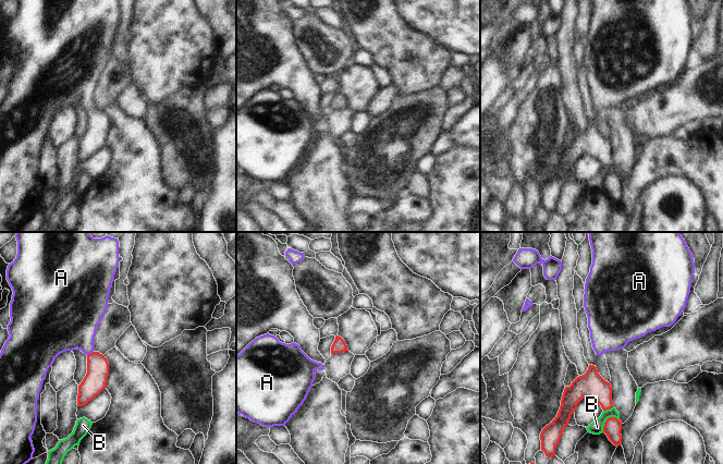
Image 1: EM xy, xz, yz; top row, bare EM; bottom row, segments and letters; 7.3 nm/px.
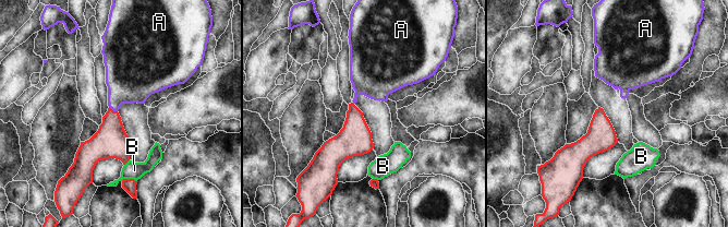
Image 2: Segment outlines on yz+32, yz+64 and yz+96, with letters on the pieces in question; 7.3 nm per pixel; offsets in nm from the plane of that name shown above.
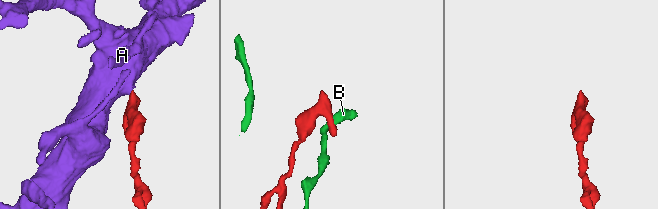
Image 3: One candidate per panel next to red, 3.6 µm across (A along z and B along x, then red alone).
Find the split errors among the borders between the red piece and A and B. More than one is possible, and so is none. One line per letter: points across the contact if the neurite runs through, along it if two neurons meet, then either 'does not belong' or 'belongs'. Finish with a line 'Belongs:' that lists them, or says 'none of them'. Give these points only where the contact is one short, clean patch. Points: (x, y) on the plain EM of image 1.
A: runs through xy (95, 137), (95, 116), (90, 109), (81, 90), (72, 81); belongs
B: border along yz (617, 174), (608, 174), (602, 187); does not belong
Belongs: A

